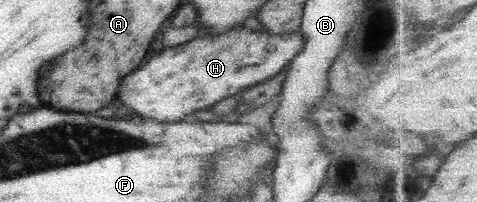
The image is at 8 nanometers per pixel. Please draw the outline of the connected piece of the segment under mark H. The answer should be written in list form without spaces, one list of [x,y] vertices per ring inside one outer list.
[[[244,26],[218,35],[200,34],[178,46],[163,47],[145,64],[122,77],[115,94],[115,105],[130,108],[142,118],[152,118],[158,122],[180,122],[184,116],[196,110],[206,110],[222,98],[236,94],[240,88],[262,83],[286,69],[290,59],[302,48],[302,43],[303,38],[299,32],[272,35],[265,30],[260,33],[260,30],[251,31]]]

